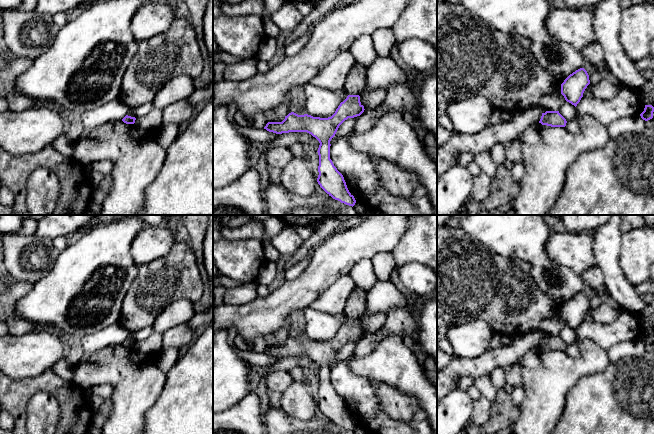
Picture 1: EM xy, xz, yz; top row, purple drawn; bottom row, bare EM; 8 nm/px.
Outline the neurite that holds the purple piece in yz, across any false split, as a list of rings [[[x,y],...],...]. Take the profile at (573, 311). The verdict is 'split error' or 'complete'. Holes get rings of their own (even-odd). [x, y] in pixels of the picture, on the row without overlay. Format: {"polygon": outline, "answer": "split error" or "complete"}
{"polygon": [[[580,292],[570,298],[561,308],[561,318],[567,326],[576,331],[589,308],[590,304],[587,295]]], "answer": "complete"}

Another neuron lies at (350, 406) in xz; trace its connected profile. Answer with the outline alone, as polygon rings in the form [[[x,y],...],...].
[[[343,399],[343,401],[344,401],[344,404],[346,406],[346,409],[347,409],[347,412],[348,412],[349,416],[351,417],[351,419],[353,419],[355,421],[357,414],[355,412],[354,403],[351,402],[351,401],[347,401],[345,399]]]

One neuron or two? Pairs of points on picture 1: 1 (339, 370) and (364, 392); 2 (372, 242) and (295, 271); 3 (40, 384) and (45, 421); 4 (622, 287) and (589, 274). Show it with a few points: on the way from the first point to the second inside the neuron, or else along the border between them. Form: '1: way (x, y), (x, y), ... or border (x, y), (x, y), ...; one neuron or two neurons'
1: way (345, 376), (358, 389); one neuron
2: border (311, 253), (307, 267), (296, 277), (286, 280); two neurons
3: border (59, 402), (51, 394), (38, 391), (25, 408); two neurons
4: border (597, 265), (609, 293); two neurons

